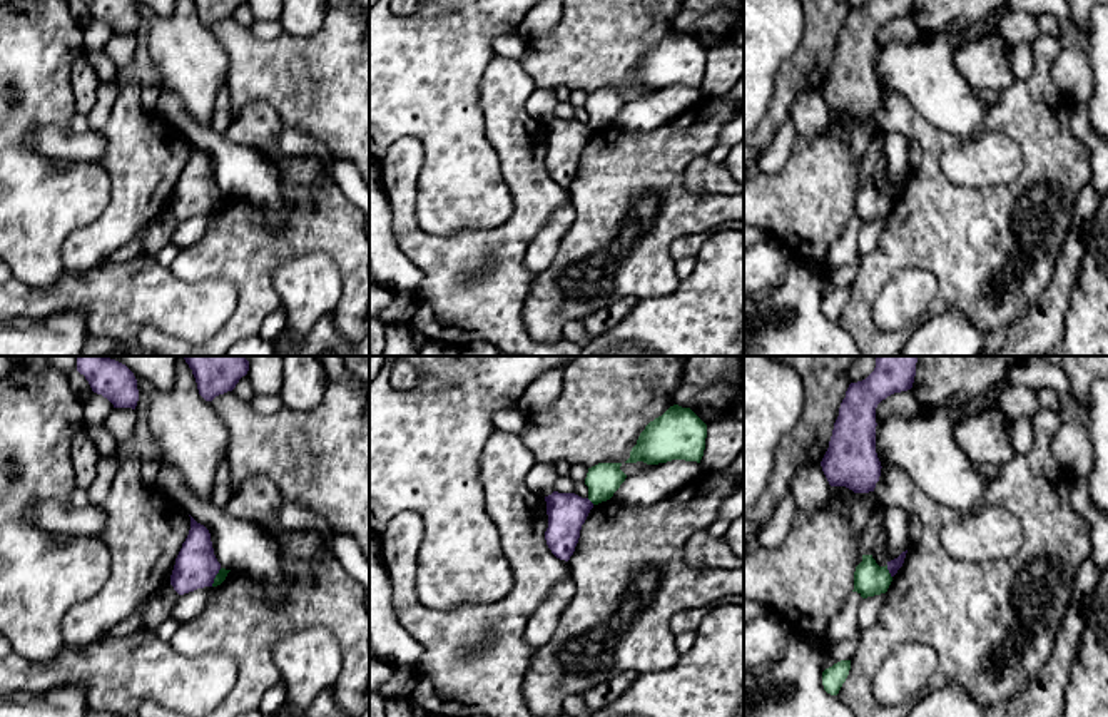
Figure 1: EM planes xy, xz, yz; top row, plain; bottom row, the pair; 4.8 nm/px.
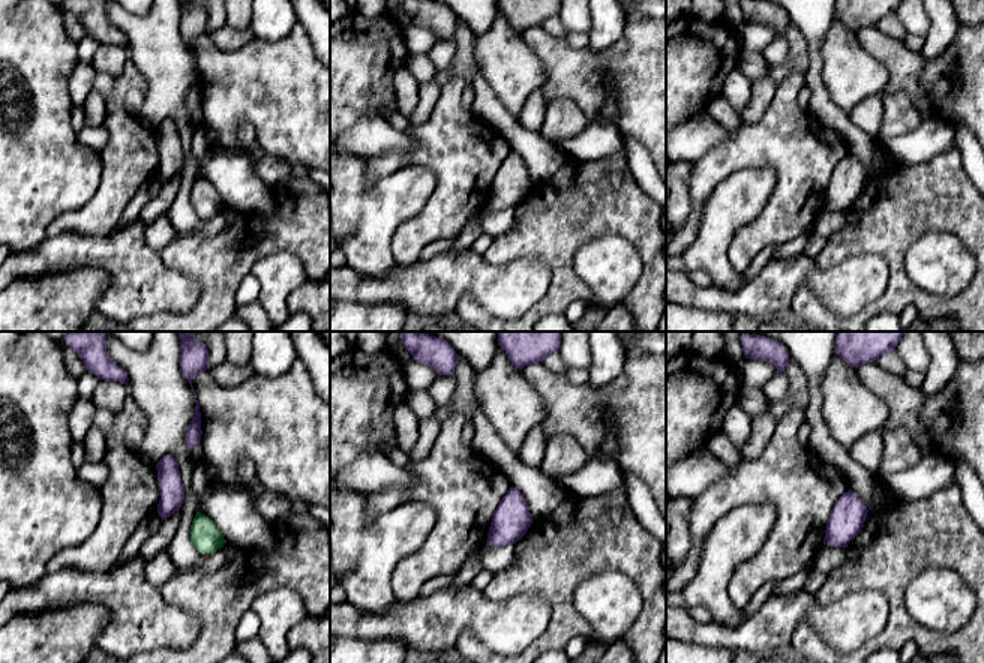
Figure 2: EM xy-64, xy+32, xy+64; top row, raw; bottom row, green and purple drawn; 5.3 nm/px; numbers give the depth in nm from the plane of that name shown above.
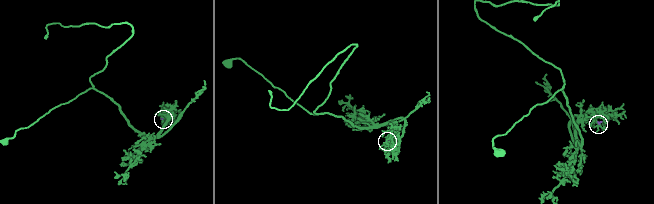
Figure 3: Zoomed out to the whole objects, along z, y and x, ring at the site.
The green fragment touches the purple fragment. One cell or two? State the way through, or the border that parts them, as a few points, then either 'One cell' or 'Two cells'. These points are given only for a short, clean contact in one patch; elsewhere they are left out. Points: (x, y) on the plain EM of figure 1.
Boundary: xy (221, 194), (211, 211). Two cells

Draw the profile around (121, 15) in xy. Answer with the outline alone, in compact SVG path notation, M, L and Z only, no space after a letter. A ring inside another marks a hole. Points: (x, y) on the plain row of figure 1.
M84 0L94 18L107 23L114 33L135 35L139 27L134 0Z

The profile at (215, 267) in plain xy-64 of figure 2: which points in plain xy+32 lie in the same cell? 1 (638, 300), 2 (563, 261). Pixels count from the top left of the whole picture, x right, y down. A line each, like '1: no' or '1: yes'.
1: yes
2: yes

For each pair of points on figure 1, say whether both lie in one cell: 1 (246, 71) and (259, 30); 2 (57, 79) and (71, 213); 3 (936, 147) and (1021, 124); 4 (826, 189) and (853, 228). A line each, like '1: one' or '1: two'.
1: two
2: one
3: one
4: two

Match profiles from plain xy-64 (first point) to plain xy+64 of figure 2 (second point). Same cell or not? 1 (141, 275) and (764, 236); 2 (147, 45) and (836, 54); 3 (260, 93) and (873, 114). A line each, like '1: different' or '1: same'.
1: different
2: same
3: different

